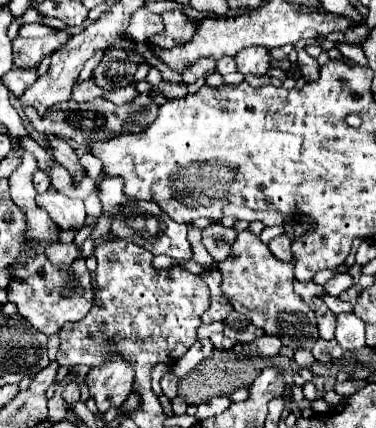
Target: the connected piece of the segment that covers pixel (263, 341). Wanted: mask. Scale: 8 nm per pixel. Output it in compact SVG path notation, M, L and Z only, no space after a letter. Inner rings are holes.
M263 336L257 338L249 344L245 344L245 348L241 348L245 352L253 352L253 354L263 354L263 356L275 356L281 350L281 340L277 336Z

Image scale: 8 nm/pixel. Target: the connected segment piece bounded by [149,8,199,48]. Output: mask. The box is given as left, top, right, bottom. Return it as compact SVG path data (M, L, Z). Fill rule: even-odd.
M175 8L175 10L169 10L161 16L165 22L165 32L161 36L149 38L151 44L157 44L159 48L175 48L175 46L187 44L191 40L191 36L195 34L199 20L187 16L183 10Z

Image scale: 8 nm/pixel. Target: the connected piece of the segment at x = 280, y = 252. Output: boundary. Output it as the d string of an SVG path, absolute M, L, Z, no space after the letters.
M277 236L269 242L269 248L271 252L279 258L279 260L291 260L291 244L293 240L287 238L287 236Z

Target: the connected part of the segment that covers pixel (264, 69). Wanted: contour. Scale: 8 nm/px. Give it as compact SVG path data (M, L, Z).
M243 48L243 52L235 56L235 62L241 74L265 76L271 68L271 56L265 48Z

